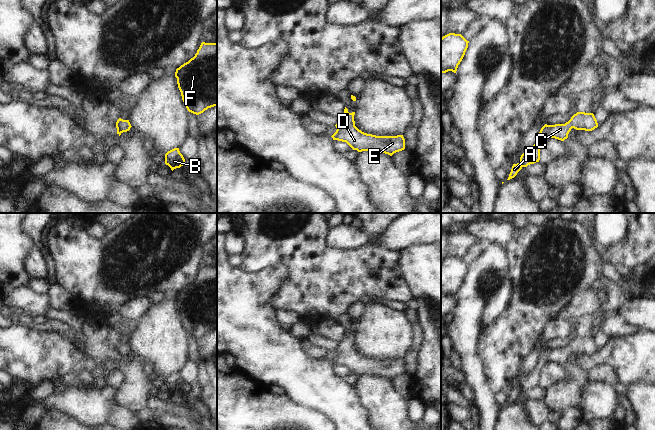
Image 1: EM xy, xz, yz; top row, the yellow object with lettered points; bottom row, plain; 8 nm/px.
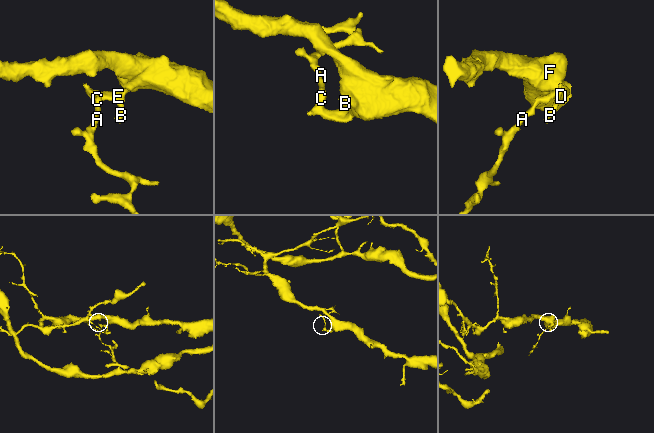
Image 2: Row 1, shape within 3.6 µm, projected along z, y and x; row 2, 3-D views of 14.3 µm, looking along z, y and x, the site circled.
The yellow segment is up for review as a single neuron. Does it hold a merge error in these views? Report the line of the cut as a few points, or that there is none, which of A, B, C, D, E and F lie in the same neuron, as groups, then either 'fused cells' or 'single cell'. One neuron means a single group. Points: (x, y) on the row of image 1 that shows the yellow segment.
no cut; A B C D E F; single cell

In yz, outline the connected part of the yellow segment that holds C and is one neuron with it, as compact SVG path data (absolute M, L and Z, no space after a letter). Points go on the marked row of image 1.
M577 112L565 124L545 124L541 128L538 134L538 139L533 147L521 155L519 163L513 164L507 180L514 178L523 167L539 162L540 148L548 138L564 141L568 138L568 134L572 128L576 130L592 131L597 127L598 123L594 114L585 112Z

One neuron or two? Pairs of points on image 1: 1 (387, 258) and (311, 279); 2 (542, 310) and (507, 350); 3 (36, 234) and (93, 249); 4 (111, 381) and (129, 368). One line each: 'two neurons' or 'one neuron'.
1: one neuron
2: one neuron
3: two neurons
4: two neurons

